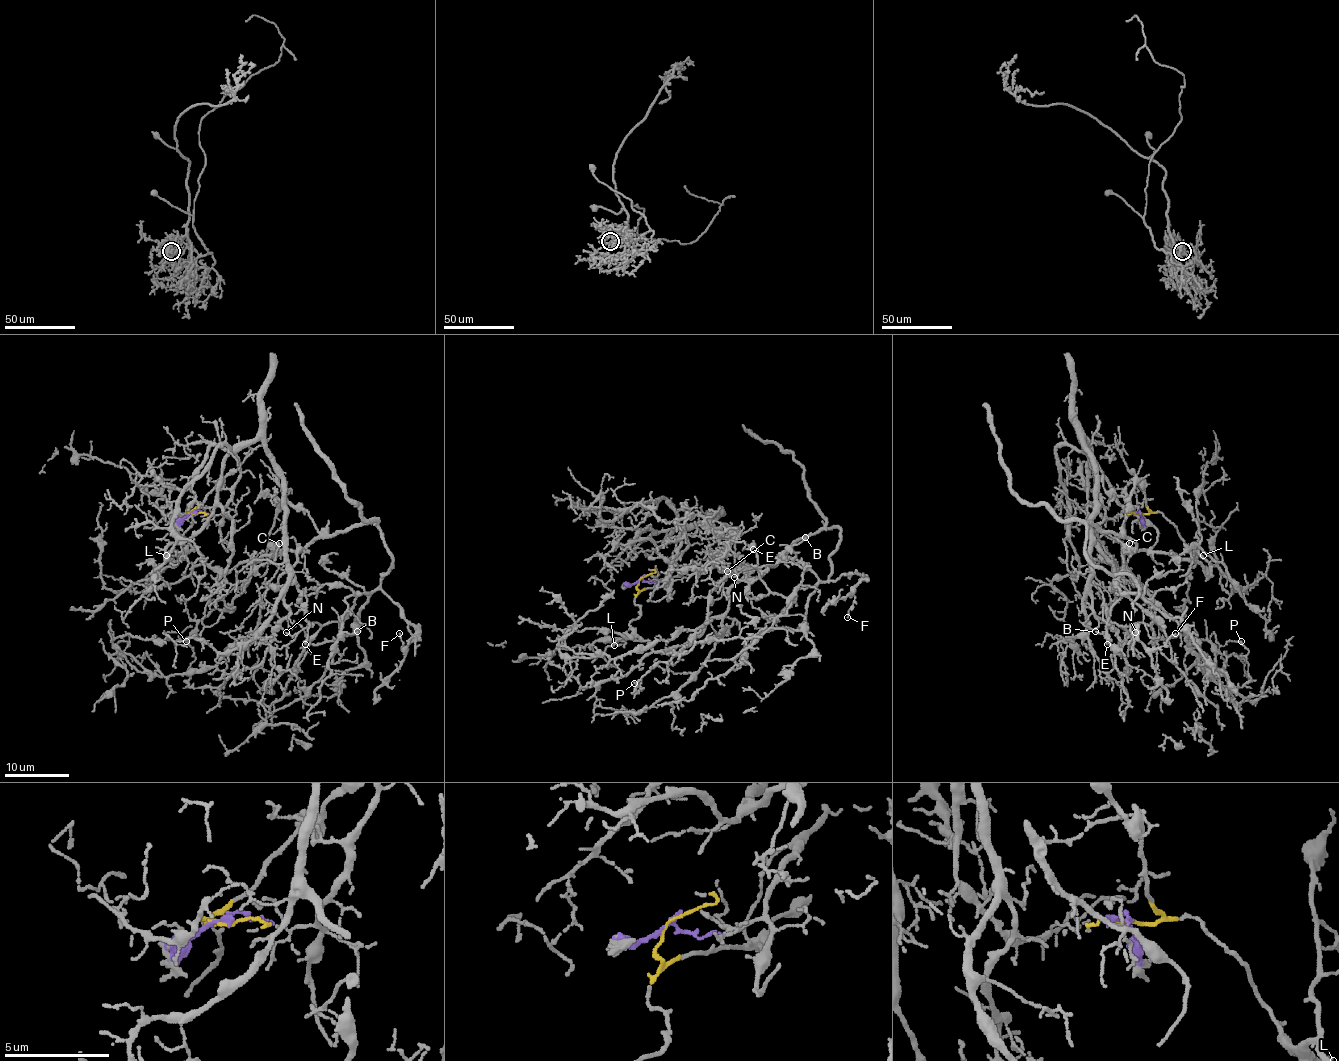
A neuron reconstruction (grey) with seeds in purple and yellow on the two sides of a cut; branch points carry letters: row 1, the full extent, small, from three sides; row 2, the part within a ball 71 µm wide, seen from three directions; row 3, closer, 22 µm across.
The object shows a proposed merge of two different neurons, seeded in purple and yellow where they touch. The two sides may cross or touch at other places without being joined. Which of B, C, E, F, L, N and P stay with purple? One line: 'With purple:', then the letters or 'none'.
With purple: none

